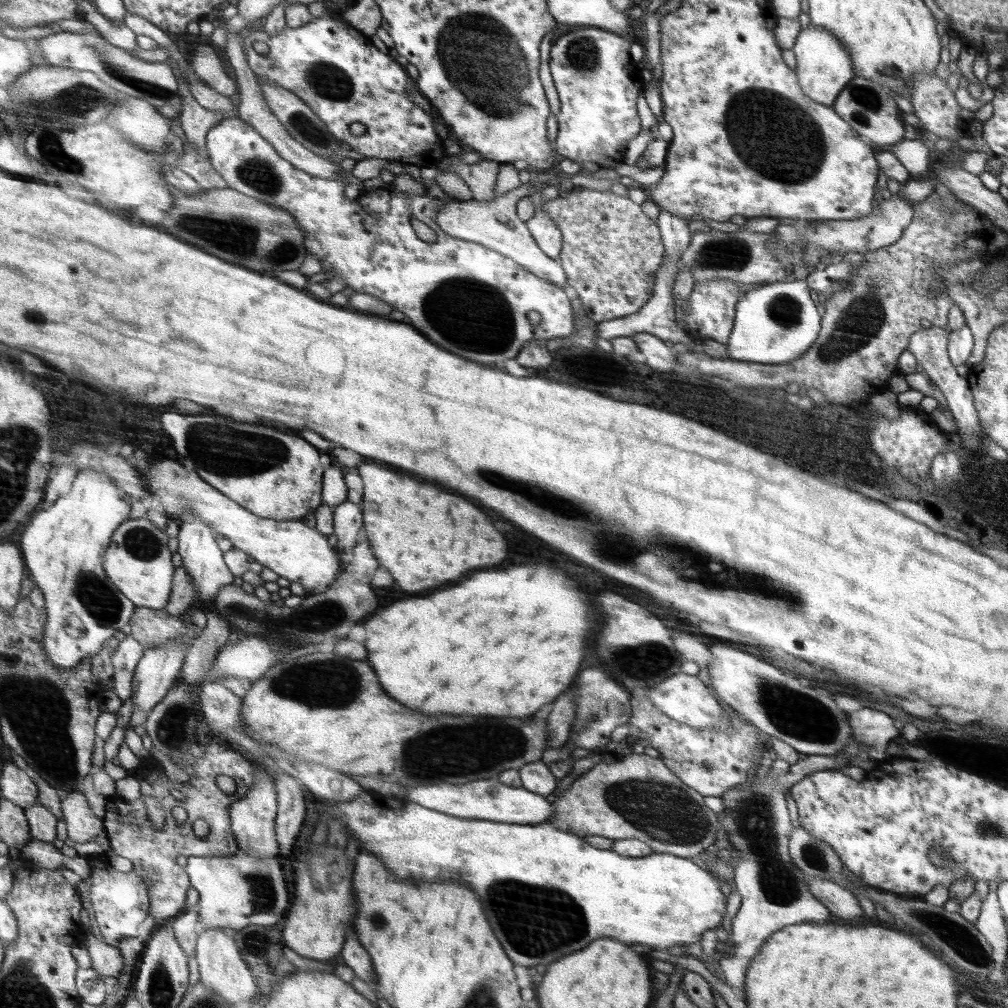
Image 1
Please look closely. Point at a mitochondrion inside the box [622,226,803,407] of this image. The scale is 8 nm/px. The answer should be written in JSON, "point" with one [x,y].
{"point":[726,252]}

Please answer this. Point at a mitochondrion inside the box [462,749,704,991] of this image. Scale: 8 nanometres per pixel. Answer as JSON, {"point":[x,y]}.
{"point":[557,922]}

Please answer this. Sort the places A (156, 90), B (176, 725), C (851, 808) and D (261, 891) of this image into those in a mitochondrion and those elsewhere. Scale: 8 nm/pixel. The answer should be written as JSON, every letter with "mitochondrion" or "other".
{"A":"mitochondrion","B":"mitochondrion","C":"other","D":"mitochondrion"}

